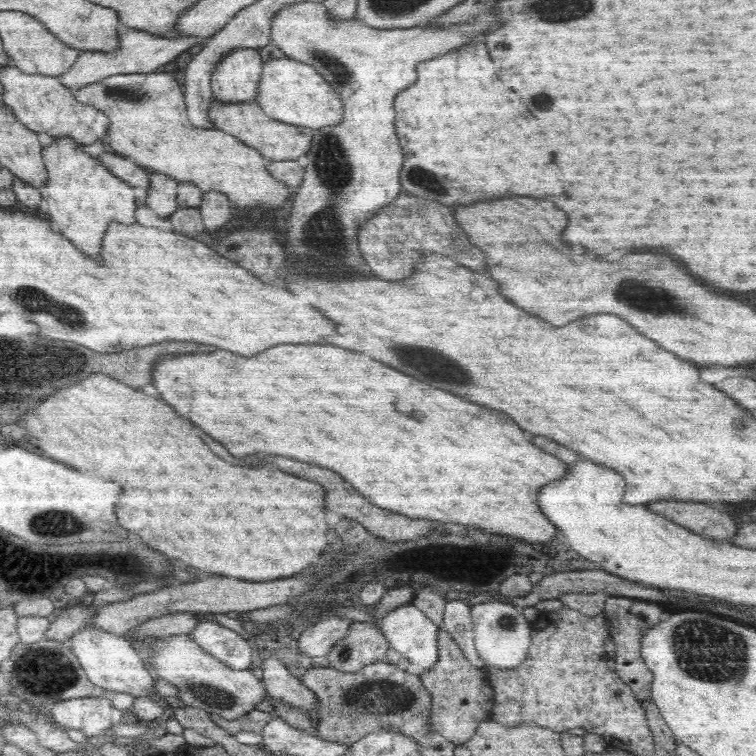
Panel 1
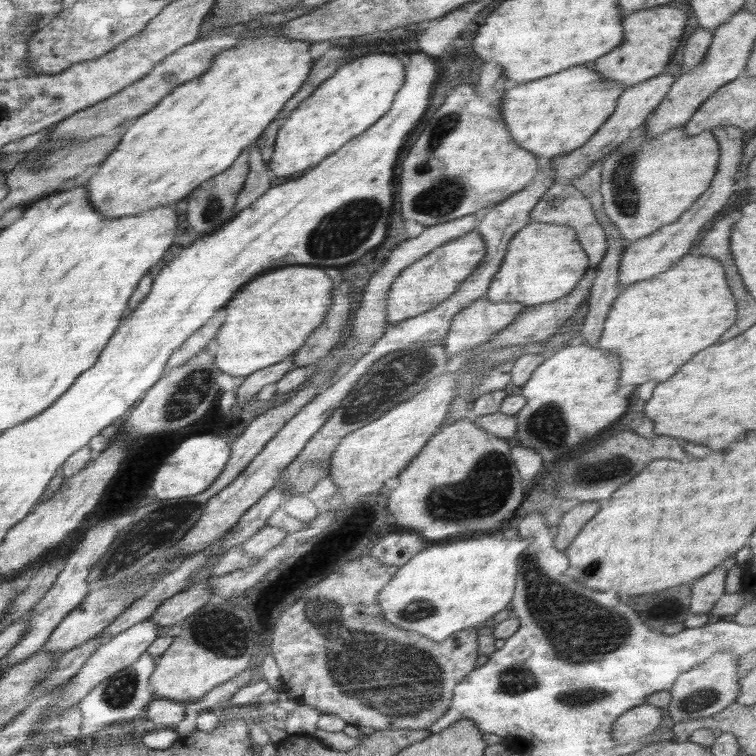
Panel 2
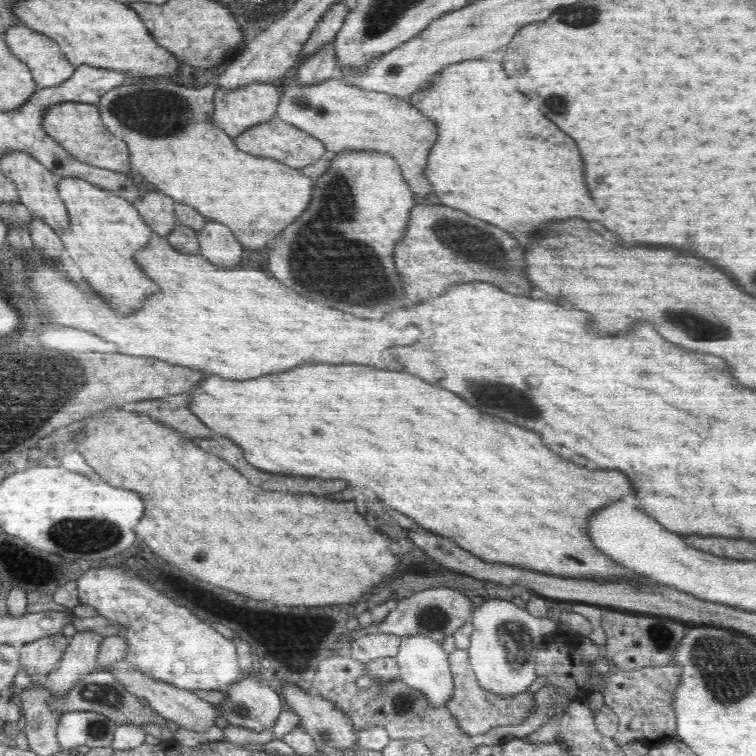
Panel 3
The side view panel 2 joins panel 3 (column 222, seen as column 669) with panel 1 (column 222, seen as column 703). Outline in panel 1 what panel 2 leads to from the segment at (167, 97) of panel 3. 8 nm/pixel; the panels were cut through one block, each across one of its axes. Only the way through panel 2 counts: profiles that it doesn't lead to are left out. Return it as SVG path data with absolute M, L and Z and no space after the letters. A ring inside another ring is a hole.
M134 74L115 75L78 91L72 91L82 104L93 106L110 119L110 128L106 132L105 142L112 152L124 158L132 159L140 168L150 168L154 172L165 174L178 182L191 182L203 193L215 190L225 194L233 208L245 210L278 210L287 204L288 196L294 189L278 181L268 173L266 166L271 160L258 149L244 144L235 136L218 129L205 129L190 124L187 115L184 86L175 81L172 74Z

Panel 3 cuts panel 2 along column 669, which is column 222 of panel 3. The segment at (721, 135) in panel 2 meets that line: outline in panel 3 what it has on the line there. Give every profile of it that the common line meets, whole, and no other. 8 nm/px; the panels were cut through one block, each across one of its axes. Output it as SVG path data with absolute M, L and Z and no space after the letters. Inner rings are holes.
M208 221L197 231L201 255L218 268L240 267L245 247L224 224Z

